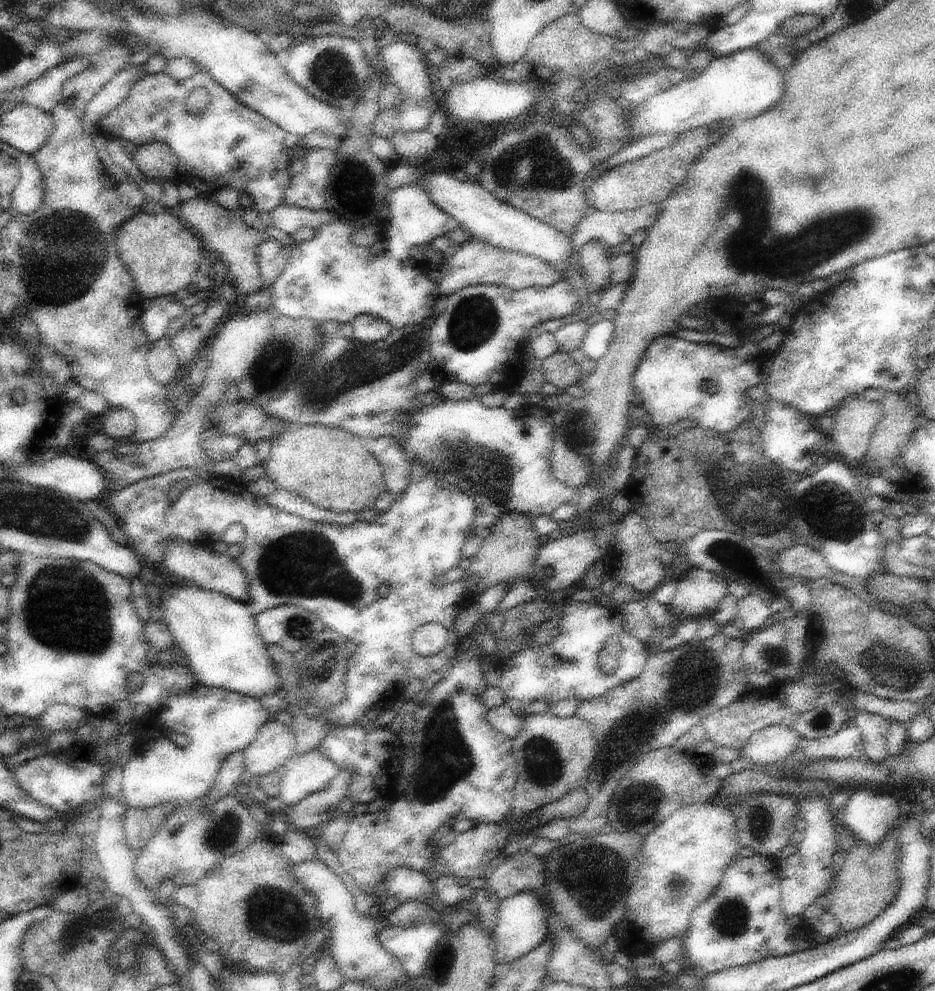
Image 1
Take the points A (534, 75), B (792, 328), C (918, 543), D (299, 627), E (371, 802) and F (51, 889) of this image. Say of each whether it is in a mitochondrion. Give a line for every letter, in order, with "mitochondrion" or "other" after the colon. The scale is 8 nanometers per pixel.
A: other
B: other
C: other
D: mitochondrion
E: other
F: other

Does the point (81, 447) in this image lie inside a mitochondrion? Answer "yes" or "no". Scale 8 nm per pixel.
no

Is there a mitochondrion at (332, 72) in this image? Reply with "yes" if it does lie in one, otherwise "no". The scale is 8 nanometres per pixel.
yes

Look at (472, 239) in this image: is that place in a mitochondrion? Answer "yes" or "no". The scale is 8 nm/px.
no

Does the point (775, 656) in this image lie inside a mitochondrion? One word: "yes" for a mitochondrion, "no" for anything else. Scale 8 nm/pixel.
yes

